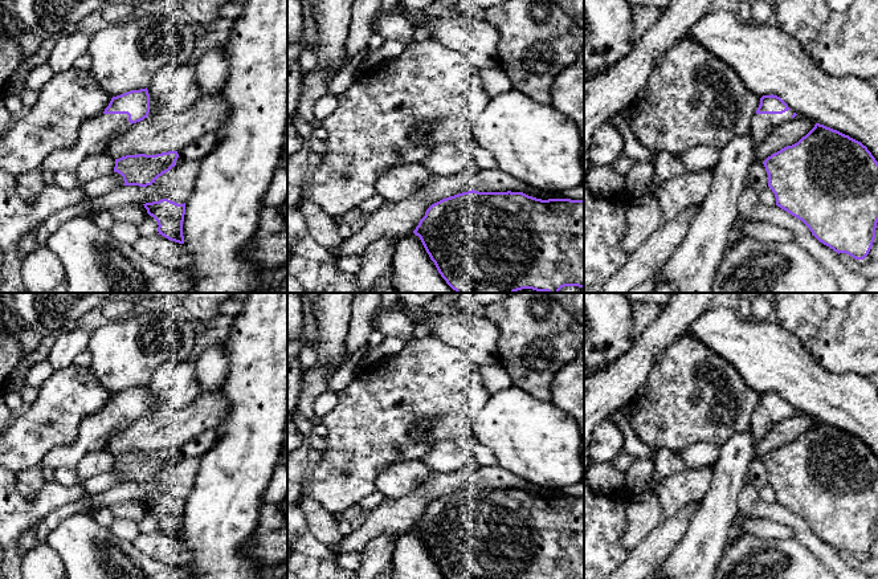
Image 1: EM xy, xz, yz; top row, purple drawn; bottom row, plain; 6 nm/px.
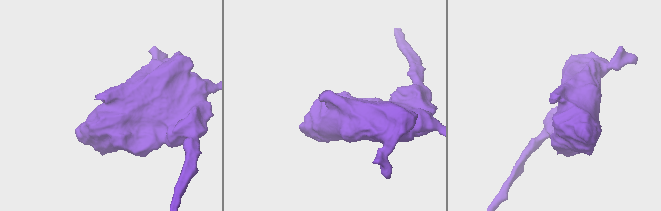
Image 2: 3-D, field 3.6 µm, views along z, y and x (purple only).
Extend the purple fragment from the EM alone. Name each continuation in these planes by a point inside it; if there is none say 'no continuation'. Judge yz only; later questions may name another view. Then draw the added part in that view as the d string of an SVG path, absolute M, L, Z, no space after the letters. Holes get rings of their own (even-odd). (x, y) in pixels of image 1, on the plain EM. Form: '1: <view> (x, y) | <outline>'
1: yz (763, 421) | M793 407L783 411L755 411L751 421L751 432L754 441L757 444L765 435L768 435L777 423L792 416Z

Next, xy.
1: xy (96, 431) | M99 411L79 423L74 443L52 449L44 456L41 469L75 469L93 450L107 449L109 441L126 431L131 420L127 411Z

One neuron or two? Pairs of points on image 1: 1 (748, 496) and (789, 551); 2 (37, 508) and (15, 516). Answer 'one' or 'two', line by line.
1: two
2: one

